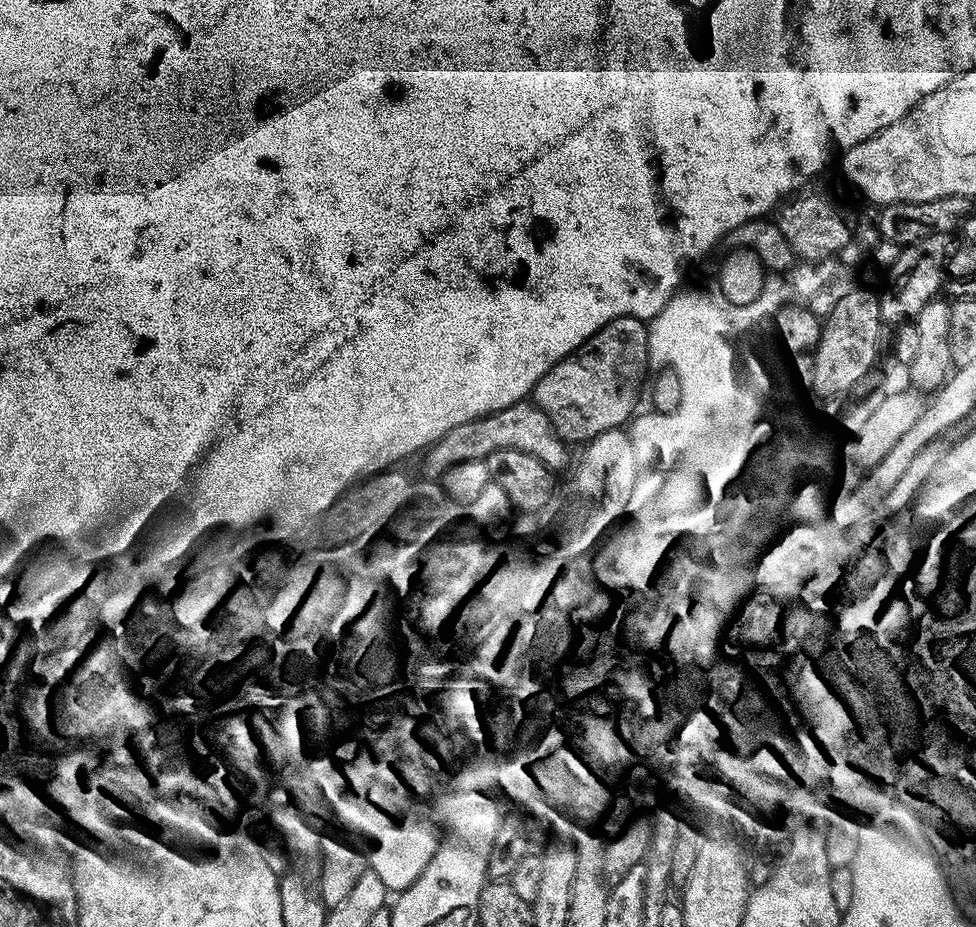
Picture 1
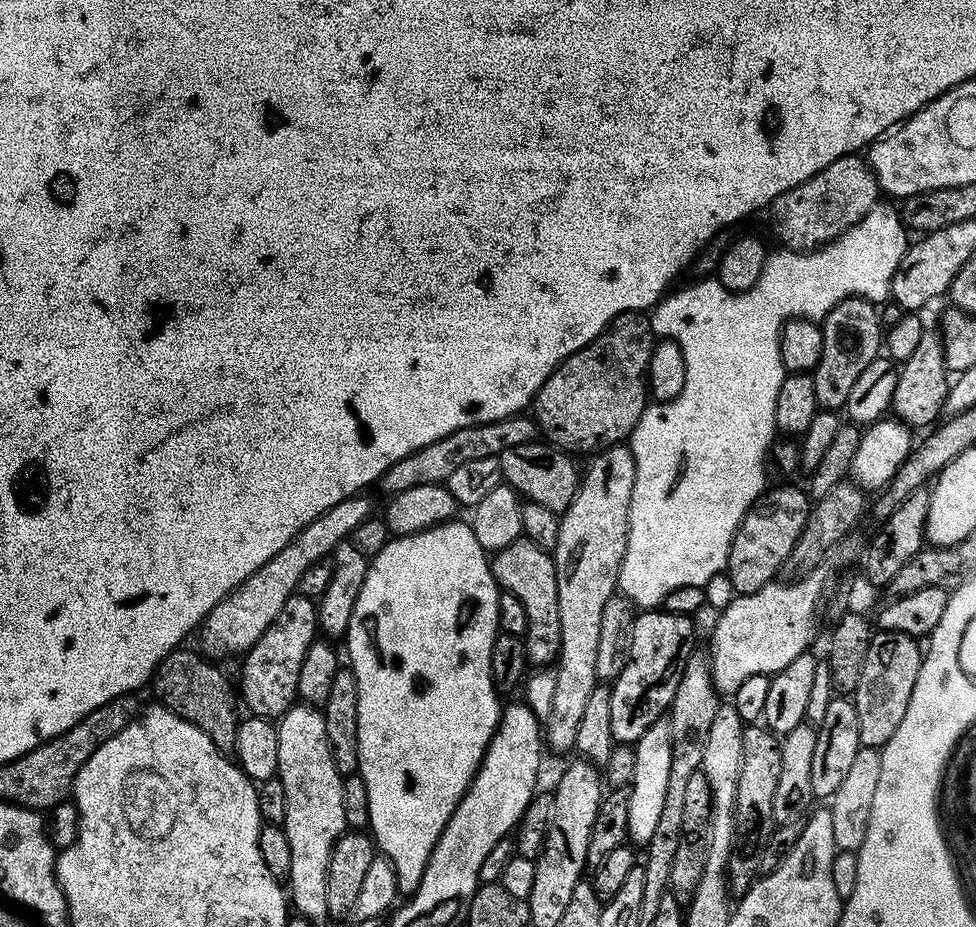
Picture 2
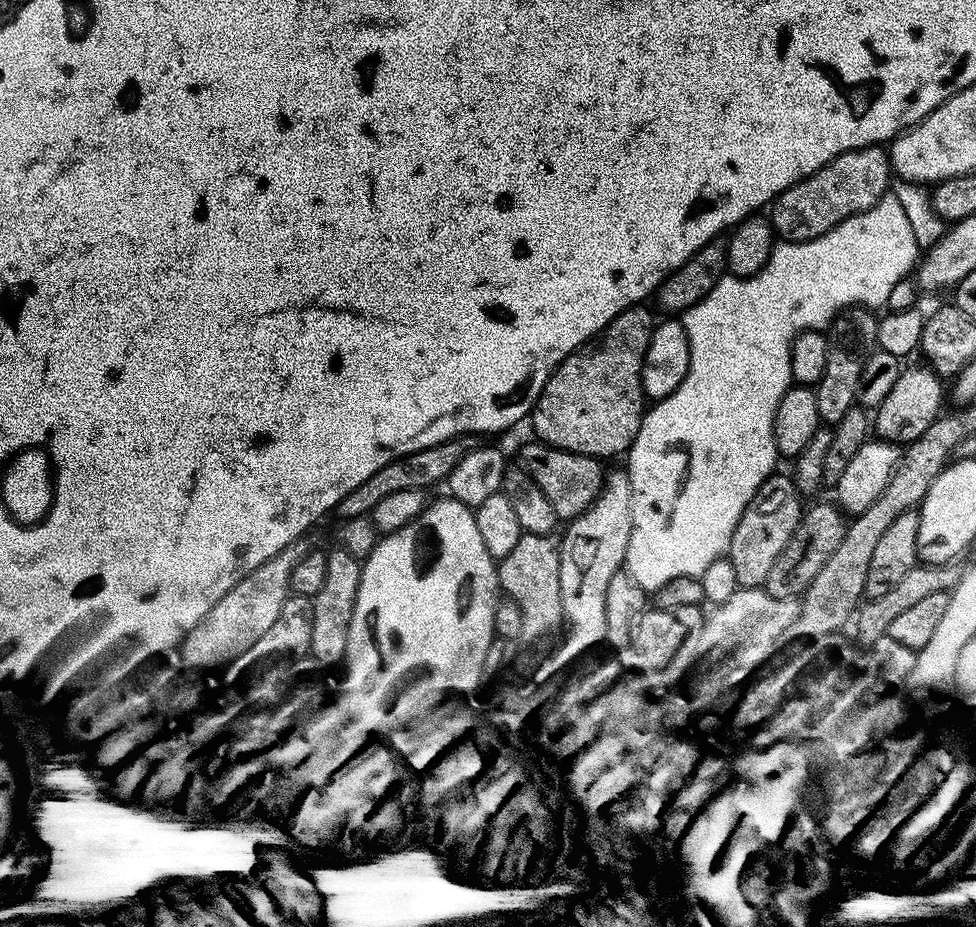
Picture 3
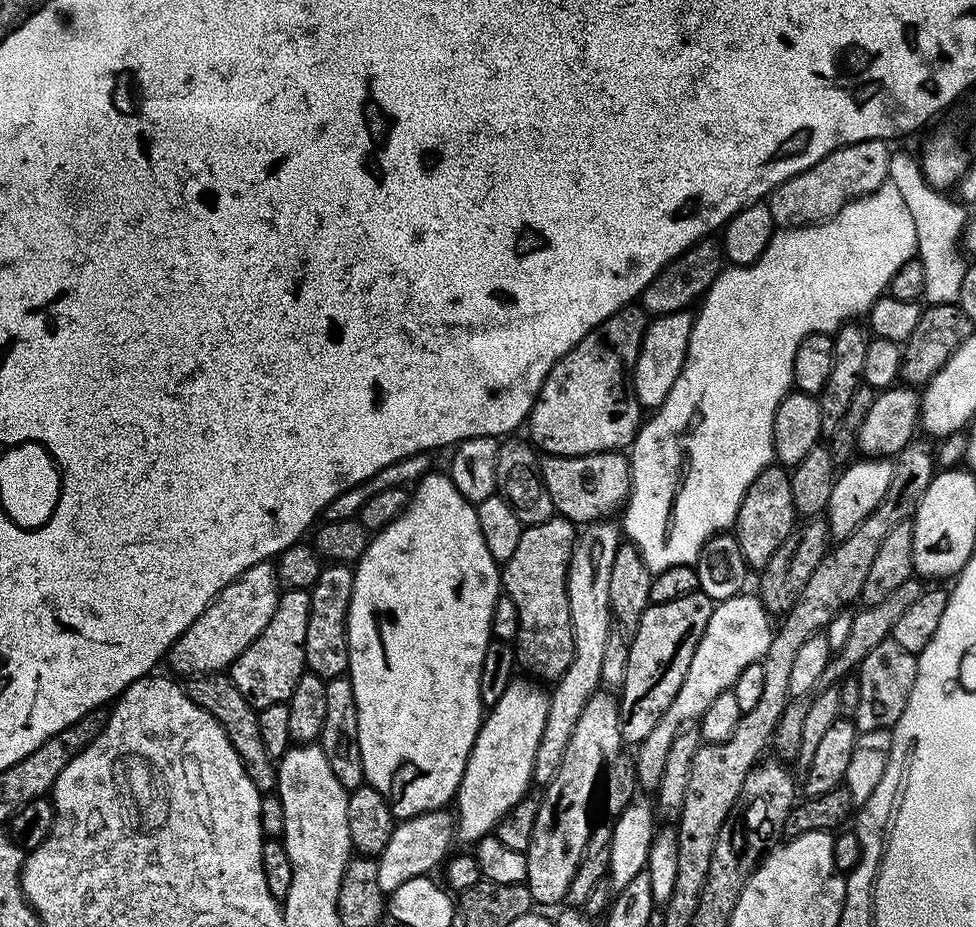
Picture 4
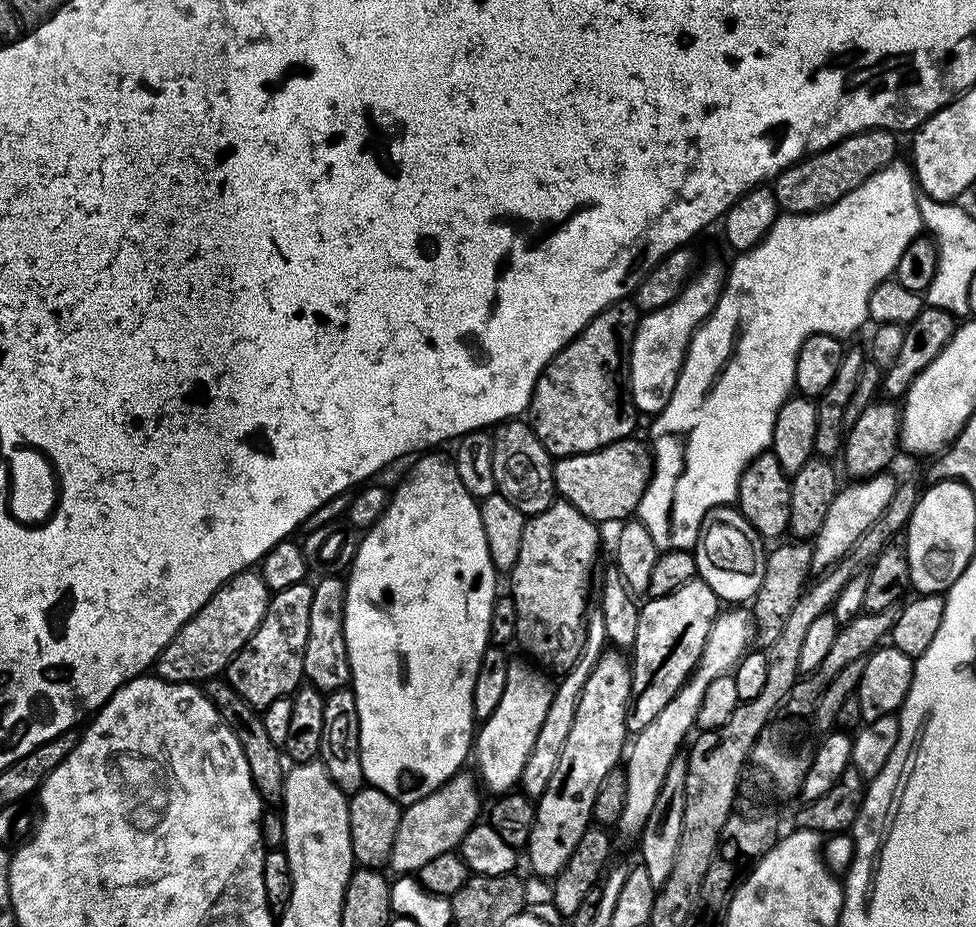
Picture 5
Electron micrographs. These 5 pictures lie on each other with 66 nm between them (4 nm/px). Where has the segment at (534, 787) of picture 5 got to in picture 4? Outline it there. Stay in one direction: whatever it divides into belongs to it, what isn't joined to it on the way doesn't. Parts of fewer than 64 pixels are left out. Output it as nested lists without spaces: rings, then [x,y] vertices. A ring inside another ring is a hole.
[[[595,522],[587,525],[576,538],[575,546],[572,548],[571,562],[568,566],[567,598],[570,606],[572,633],[575,638],[575,657],[571,660],[566,674],[561,676],[555,683],[556,690],[550,694],[550,710],[547,712],[546,727],[542,732],[542,739],[535,754],[535,770],[533,772],[533,783],[546,786],[552,780],[554,774],[561,765],[565,748],[569,744],[570,734],[578,722],[578,714],[589,698],[592,697],[601,685],[602,659],[606,647],[607,636],[612,633],[611,608],[609,606],[610,573],[617,556],[617,550],[622,543],[619,527],[608,524],[610,522]]]

